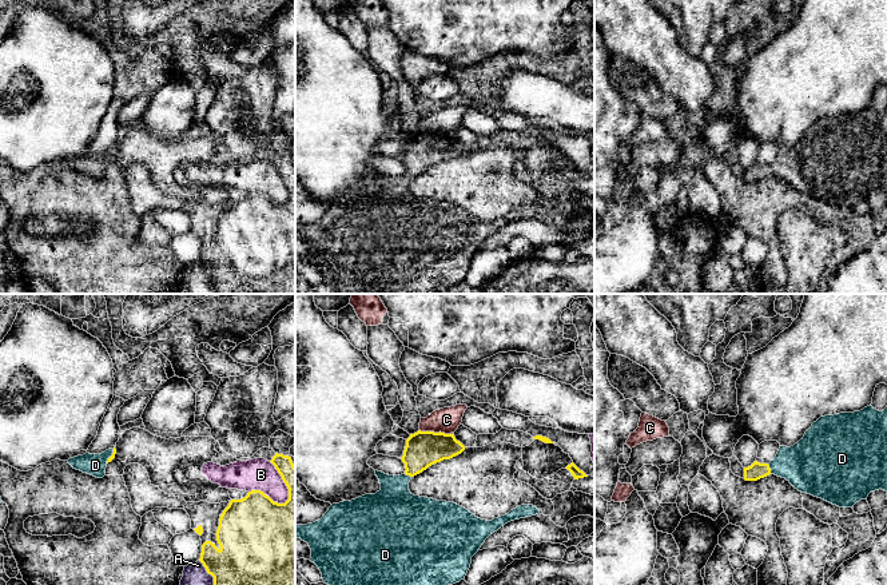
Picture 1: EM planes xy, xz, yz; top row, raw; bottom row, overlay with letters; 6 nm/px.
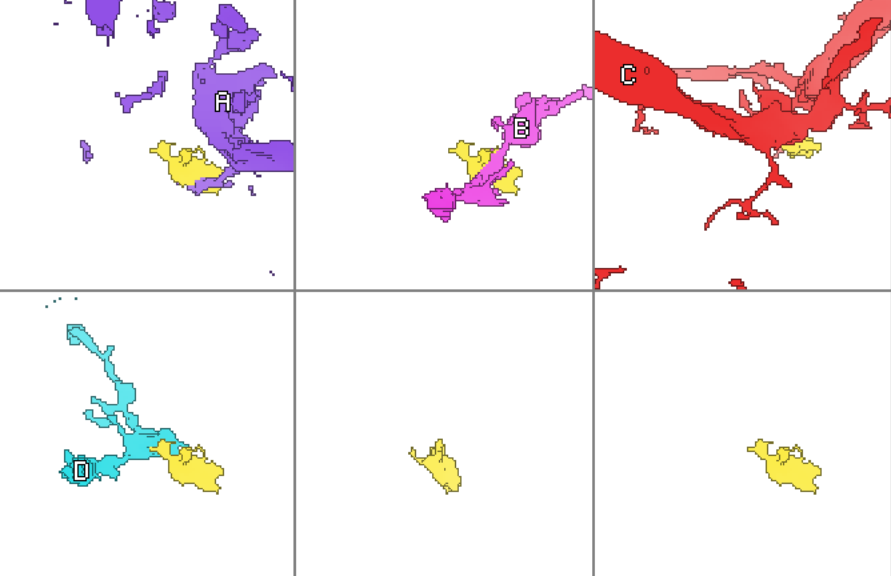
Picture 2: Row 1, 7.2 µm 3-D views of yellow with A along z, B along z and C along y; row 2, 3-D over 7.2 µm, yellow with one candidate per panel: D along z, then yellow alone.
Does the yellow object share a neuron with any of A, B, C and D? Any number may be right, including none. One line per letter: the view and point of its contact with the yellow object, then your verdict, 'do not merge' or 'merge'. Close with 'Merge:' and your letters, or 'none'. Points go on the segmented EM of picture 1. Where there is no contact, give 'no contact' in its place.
A: contact xy (207, 572); do not merge
B: contact xy (283, 481); do not merge
C: contact xz (436, 433); do not merge
D: contact yz (770, 469); merge
Merge: D

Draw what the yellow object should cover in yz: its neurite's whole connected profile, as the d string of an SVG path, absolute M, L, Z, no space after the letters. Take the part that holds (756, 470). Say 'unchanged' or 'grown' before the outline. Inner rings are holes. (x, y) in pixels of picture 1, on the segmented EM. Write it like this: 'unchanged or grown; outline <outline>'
grown; outline M870 405L860 411L820 417L797 443L780 446L769 463L755 461L744 467L745 481L769 474L785 478L799 492L839 508L854 508L871 492L887 492L887 407L879 411Z

